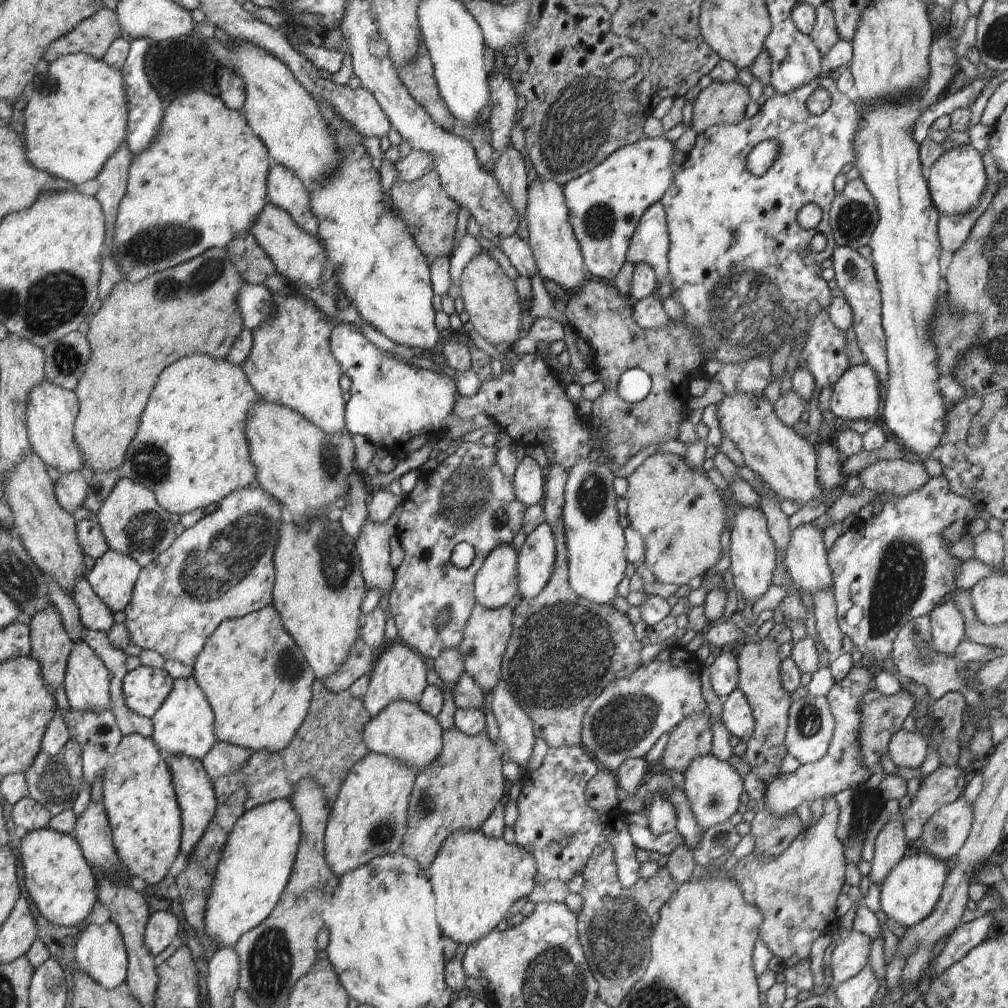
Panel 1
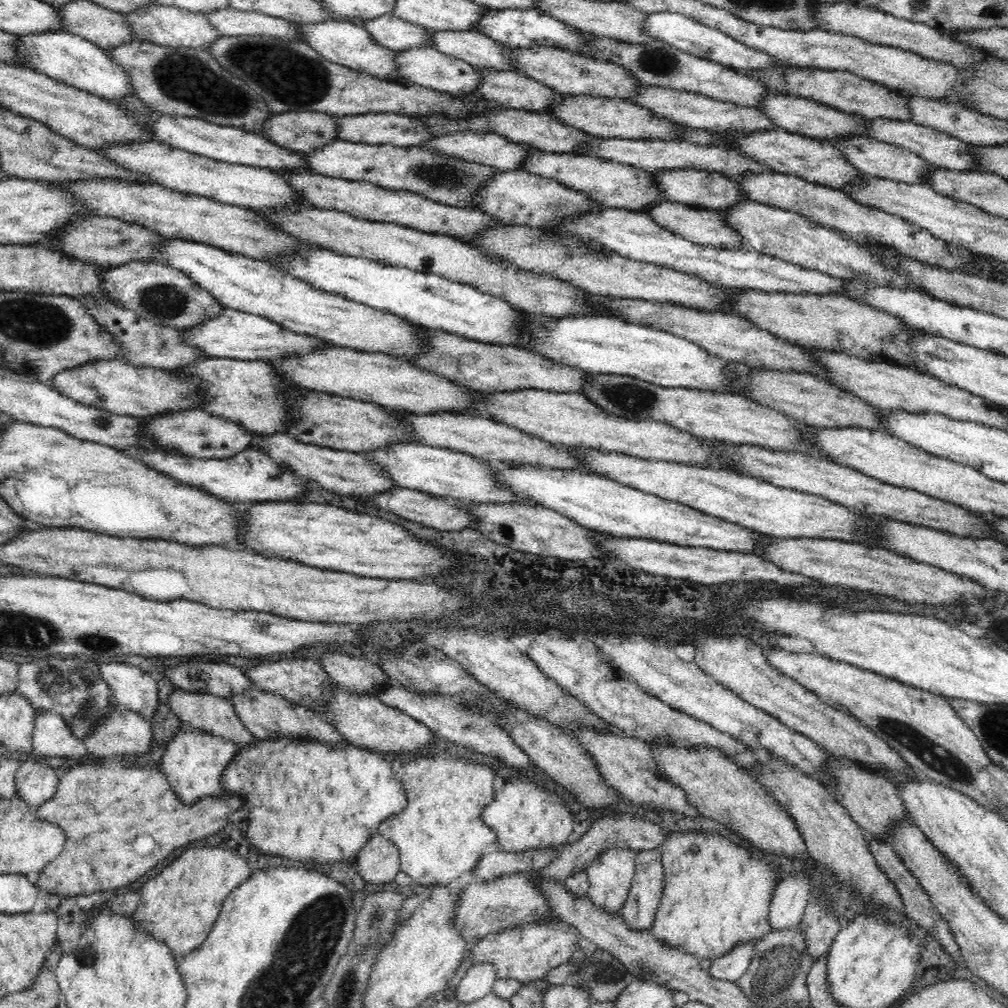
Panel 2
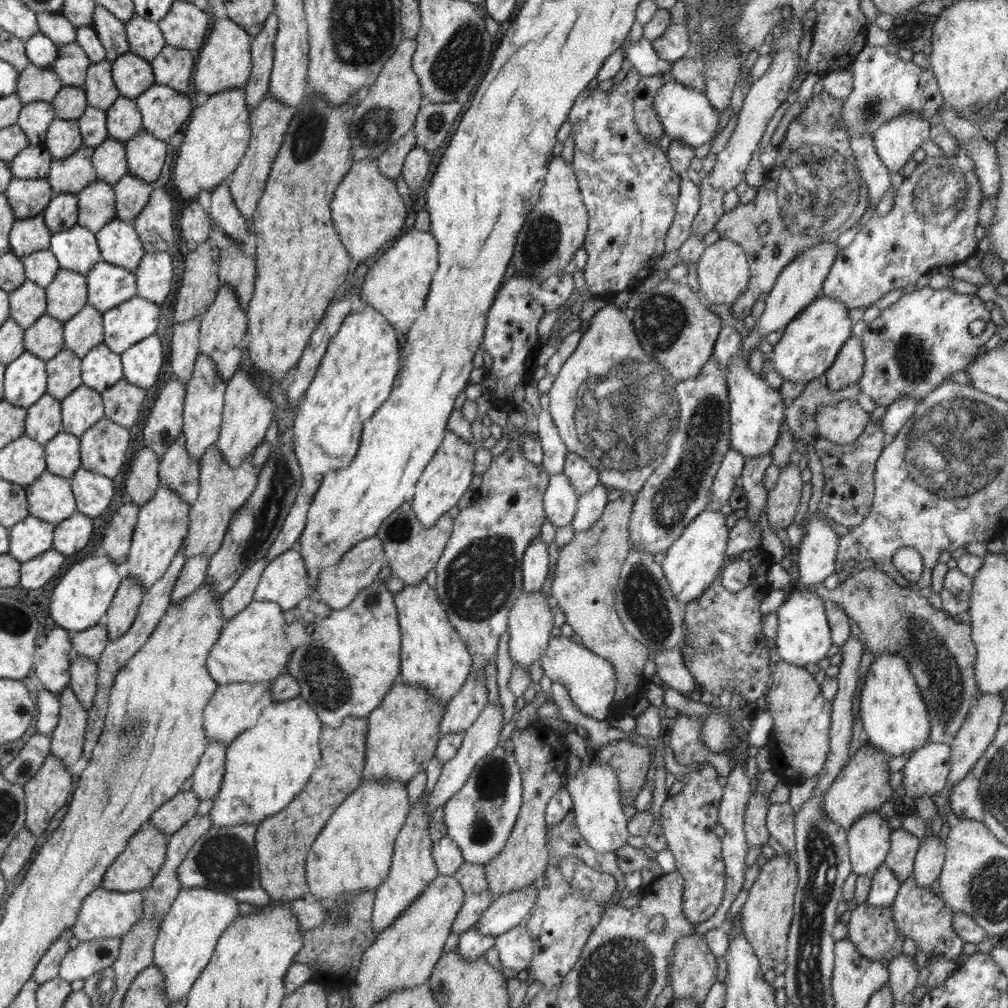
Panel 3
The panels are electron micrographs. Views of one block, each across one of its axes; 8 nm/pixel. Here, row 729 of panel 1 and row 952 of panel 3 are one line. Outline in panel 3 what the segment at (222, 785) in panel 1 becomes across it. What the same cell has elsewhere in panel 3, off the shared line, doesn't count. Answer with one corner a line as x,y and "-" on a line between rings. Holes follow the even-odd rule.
366,890
366,892
356,892
356,894
342,894
336,902
318,900
326,907
328,920
316,928
302,931
304,946
294,956
294,963
303,963
309,966
312,972
311,982
336,992
344,992
353,986
361,956
375,940
371,924
374,899
375,891

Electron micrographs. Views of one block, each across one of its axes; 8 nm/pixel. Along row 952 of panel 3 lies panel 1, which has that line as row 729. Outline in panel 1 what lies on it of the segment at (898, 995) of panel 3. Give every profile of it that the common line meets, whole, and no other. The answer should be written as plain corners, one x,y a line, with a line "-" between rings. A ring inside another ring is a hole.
902,728
891,736
888,751
894,767
918,770
929,750
925,738
918,730
909,732

